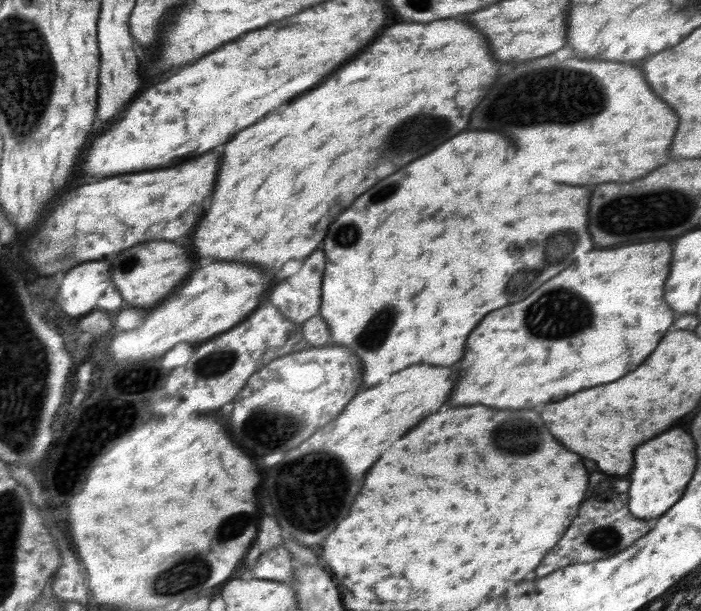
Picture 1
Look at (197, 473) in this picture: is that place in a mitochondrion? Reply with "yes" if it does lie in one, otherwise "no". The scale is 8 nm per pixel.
no

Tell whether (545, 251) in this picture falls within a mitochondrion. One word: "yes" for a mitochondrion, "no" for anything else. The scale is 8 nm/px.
yes

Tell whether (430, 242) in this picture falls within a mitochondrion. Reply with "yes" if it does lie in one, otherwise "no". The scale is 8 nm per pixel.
no

